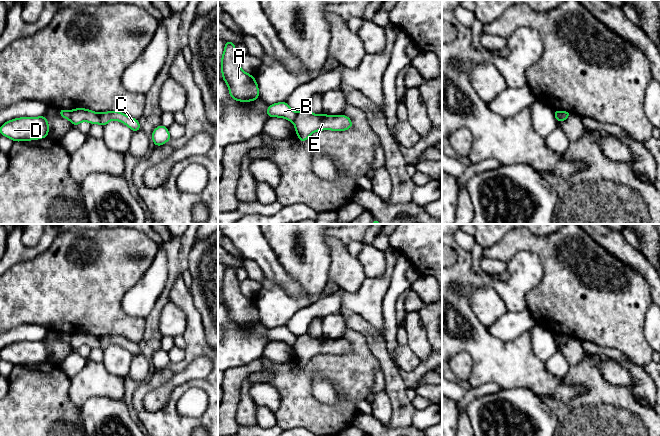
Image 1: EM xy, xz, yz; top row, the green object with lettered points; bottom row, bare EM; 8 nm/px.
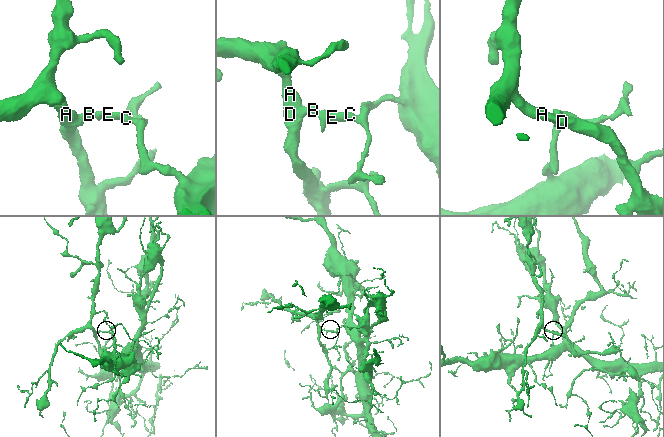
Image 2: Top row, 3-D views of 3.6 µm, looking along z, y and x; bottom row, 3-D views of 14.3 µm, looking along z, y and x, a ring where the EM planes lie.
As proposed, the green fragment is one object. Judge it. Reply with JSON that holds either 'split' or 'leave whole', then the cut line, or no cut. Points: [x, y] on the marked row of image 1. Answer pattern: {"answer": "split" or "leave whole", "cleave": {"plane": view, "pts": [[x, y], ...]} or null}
{"answer": "split", "cleave": {"plane": "xy", "pts": [[71, 111], [69, 119]]}}

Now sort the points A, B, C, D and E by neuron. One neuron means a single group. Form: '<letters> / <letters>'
A B D / C E

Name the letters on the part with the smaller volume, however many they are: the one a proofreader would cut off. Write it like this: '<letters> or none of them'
A, B, D

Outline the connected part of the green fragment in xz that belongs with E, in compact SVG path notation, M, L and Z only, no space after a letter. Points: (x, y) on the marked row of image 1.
M309 110L298 112L293 124L299 140L304 143L314 132L320 130L344 131L350 129L353 124L348 116L327 114L313 114Z

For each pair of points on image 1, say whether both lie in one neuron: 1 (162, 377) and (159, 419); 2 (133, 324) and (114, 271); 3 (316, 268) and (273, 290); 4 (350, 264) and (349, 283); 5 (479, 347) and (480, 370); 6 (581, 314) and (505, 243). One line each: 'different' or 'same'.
1: same
2: same
3: same
4: same
5: same
6: same

